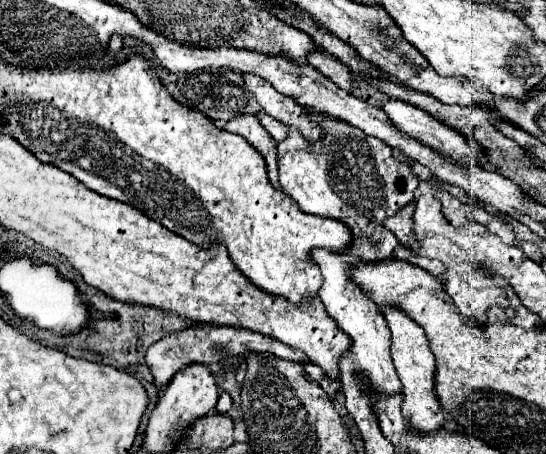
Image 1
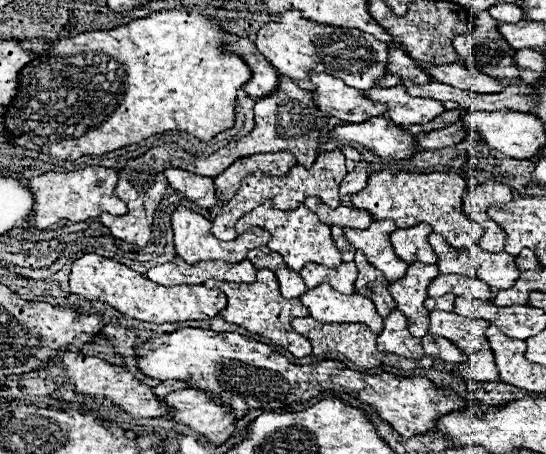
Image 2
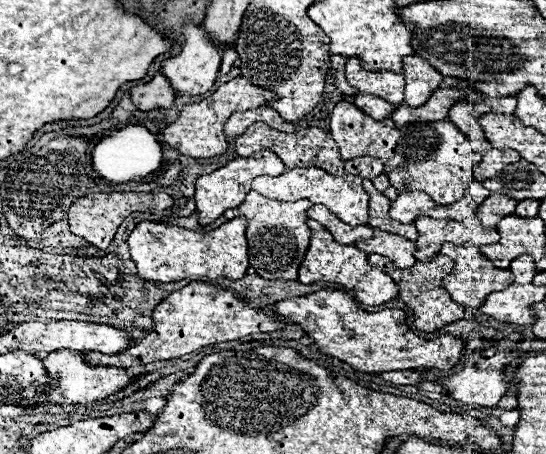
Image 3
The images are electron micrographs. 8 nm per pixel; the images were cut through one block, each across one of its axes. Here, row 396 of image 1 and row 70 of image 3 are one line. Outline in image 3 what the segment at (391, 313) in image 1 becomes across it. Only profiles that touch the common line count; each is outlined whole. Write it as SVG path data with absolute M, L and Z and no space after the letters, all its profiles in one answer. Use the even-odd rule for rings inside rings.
M406 56L404 58L404 78L406 78L406 90L404 90L404 104L418 108L428 102L434 90L438 90L442 82L442 74L430 66L420 56Z

